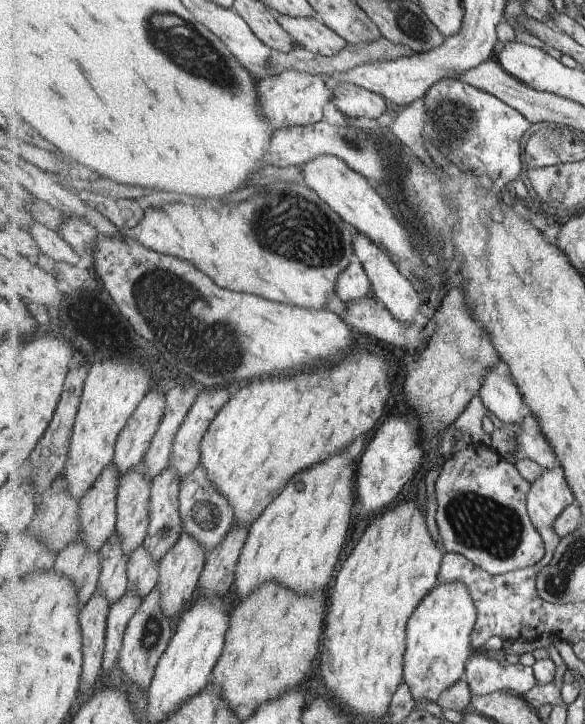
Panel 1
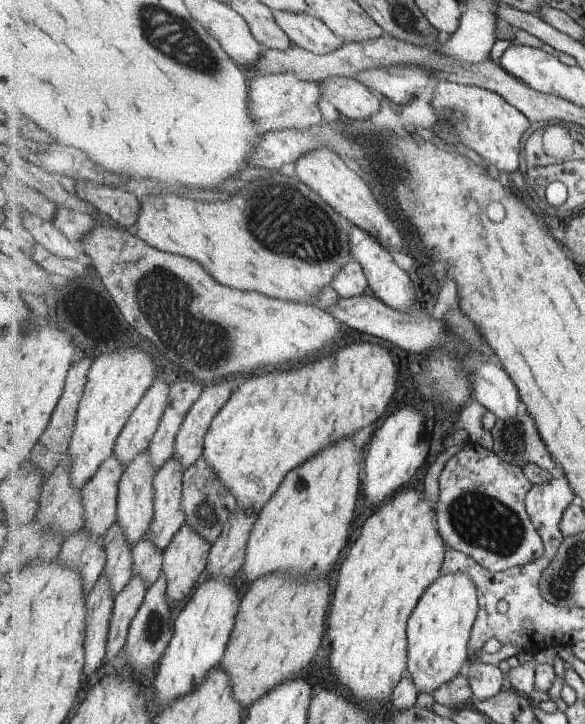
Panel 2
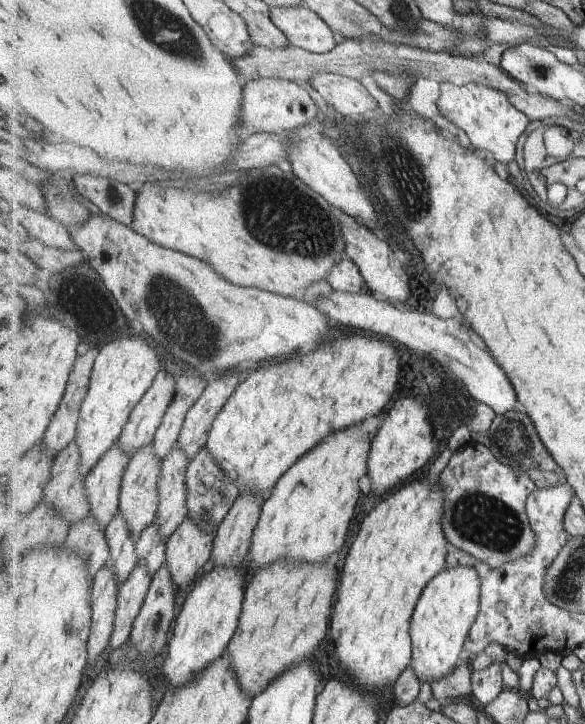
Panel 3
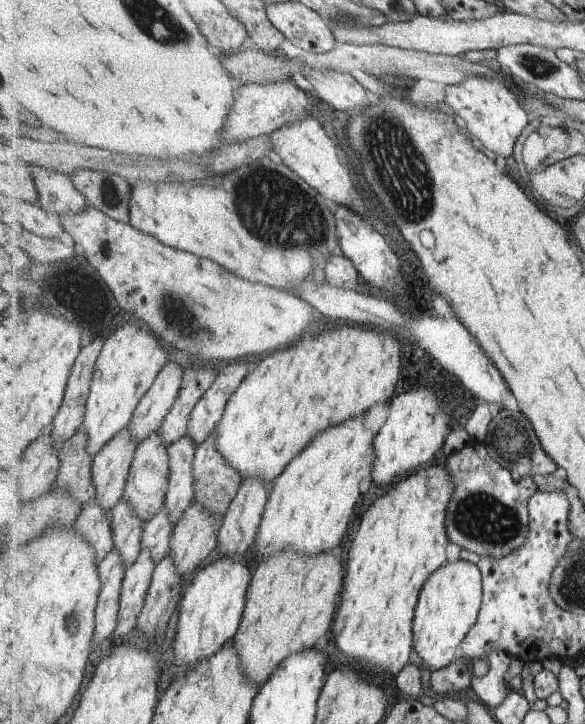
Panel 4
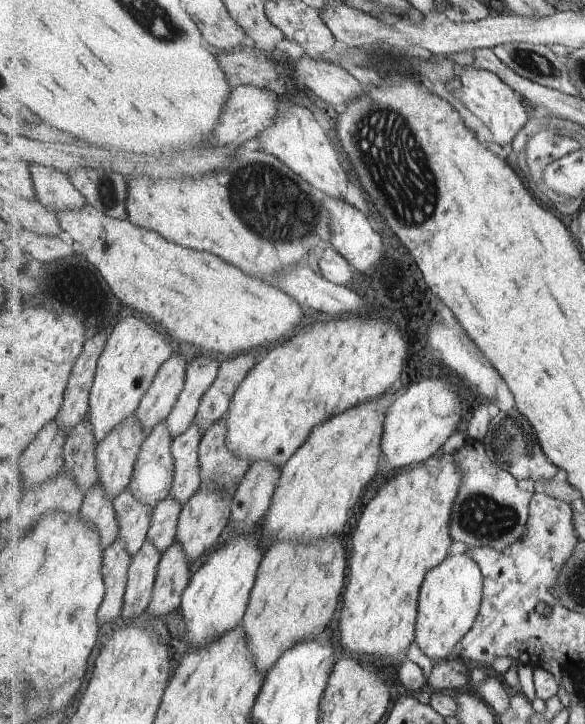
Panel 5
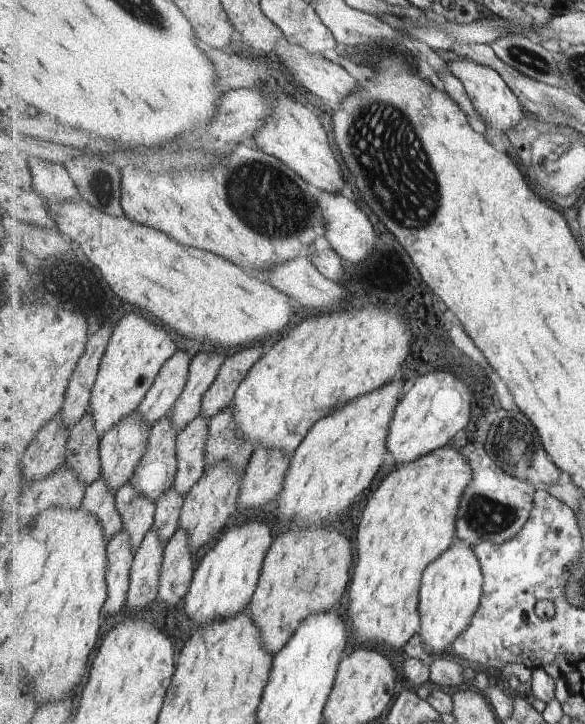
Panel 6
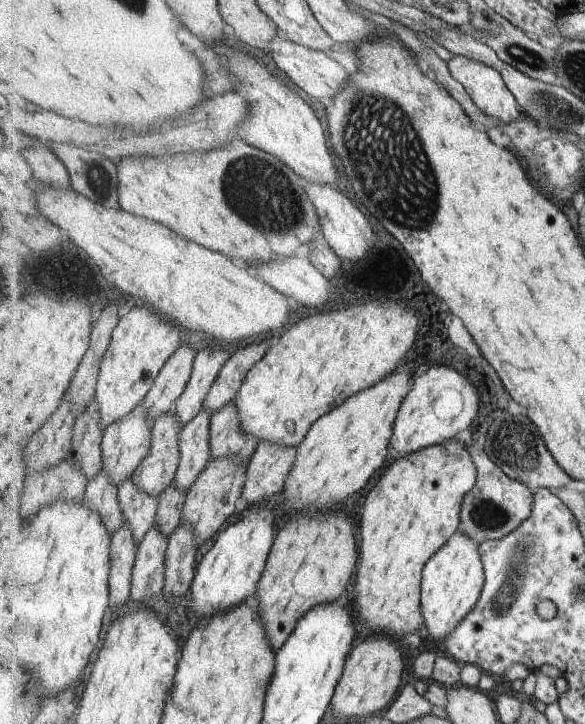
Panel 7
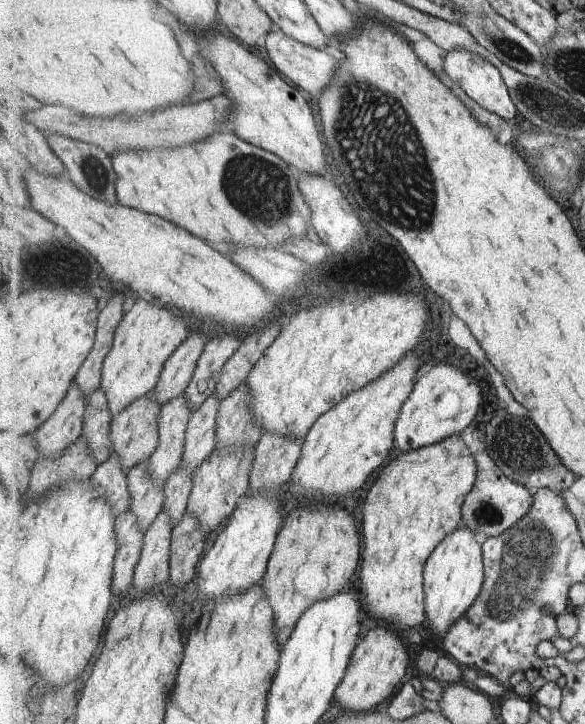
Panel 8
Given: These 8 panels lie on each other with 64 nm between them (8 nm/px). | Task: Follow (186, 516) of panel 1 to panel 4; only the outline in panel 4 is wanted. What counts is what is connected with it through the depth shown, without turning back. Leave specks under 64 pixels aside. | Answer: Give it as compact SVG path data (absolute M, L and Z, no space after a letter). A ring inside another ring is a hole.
M216 431L197 447L193 476L195 498L192 502L209 506L213 514L226 514L244 479L243 474L217 450Z

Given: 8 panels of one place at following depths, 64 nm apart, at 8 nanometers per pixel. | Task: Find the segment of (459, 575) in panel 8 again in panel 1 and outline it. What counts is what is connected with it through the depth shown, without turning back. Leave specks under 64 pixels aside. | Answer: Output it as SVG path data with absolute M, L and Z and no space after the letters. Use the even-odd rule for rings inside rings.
M459 580L439 582L417 607L416 612L413 613L408 622L408 645L404 656L404 682L411 686L411 692L413 692L413 698L417 704L423 700L437 702L437 698L440 698L447 689L465 678L468 659L474 653L472 634L476 628L477 619L476 599L473 598L469 586L465 582L459 582Z

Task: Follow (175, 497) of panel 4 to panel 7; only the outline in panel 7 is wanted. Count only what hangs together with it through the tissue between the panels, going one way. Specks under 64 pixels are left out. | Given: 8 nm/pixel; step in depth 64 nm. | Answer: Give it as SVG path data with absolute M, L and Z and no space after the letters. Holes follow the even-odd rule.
M203 407L201 412L191 422L184 425L184 429L181 431L181 458L175 480L179 490L188 492L211 461L211 423L212 411Z

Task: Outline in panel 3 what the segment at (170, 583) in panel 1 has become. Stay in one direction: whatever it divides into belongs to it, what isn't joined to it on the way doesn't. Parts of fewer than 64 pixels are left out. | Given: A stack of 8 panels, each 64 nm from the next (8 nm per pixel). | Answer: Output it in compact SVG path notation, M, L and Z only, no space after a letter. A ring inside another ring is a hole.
M187 517L168 540L166 564L178 590L185 590L212 558L216 534Z

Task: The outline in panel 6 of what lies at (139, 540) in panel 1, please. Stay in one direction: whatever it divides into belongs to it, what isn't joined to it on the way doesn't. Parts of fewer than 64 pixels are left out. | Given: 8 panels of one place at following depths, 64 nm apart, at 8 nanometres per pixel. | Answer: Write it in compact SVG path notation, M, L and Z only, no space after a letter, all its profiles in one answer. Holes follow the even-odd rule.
M171 416L163 417L153 424L147 452L131 480L139 493L156 500L173 488L178 471L179 433Z

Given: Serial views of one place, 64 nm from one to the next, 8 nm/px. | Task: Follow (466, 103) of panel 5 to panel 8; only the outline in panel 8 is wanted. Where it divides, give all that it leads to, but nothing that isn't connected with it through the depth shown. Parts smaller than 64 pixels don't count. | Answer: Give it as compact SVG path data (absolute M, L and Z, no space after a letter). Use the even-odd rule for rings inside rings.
M453 50L445 56L444 68L446 74L455 85L459 86L470 98L488 111L492 111L502 119L519 120L515 102L507 90L507 84L501 76L501 70L489 62L487 58L481 58L481 54L475 54L471 50Z

